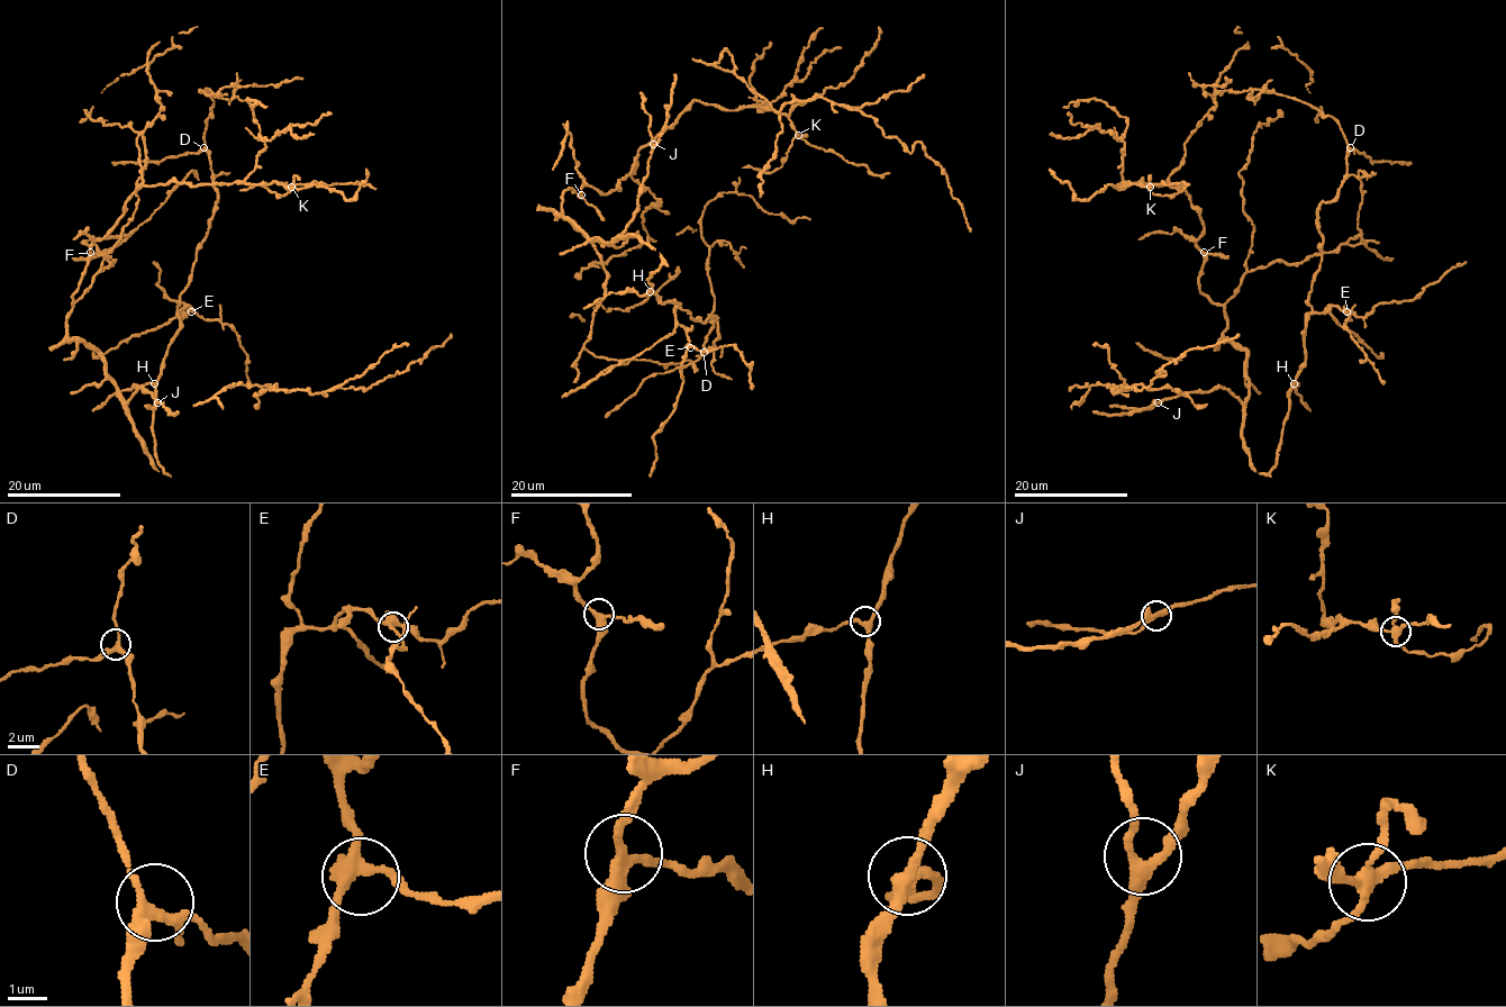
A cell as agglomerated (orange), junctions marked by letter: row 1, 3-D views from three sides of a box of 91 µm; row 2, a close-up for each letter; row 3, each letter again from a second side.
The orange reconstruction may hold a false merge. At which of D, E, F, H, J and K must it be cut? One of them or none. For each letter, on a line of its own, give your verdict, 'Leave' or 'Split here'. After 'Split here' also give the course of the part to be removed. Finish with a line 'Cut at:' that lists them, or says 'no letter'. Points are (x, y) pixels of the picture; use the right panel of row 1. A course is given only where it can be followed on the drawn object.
D: Leave
E: Leave
F: Leave
H: Leave
J: Leave
K: Split here. Course of the part to remove: (1149, 187), (1152, 192), (1162, 196), (1173, 196), (1179, 190)
Cut at: K

